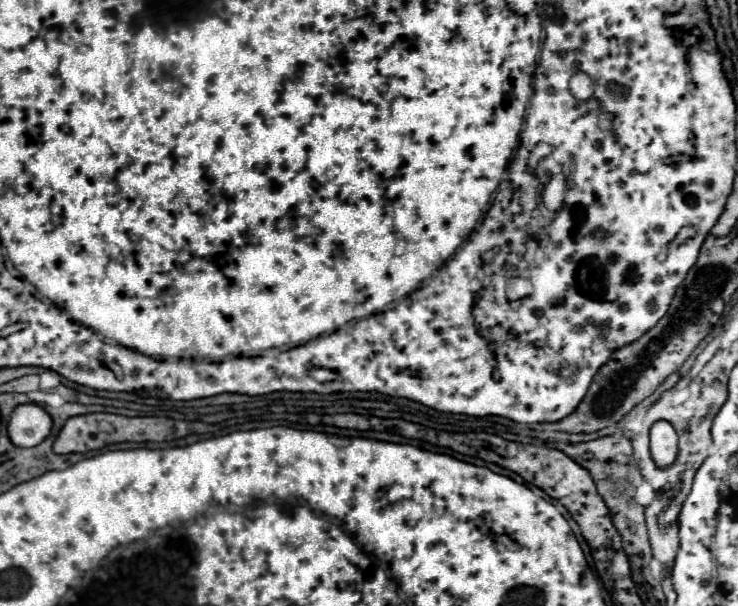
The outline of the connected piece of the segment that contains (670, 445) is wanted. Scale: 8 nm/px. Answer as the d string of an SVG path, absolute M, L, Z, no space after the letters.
M657 421L651 427L651 457L657 467L667 467L677 457L677 433L669 421Z

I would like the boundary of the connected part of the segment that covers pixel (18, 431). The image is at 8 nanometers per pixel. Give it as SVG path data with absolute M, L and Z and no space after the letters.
M17 405L9 417L7 433L17 447L35 447L51 431L51 417L41 405Z

